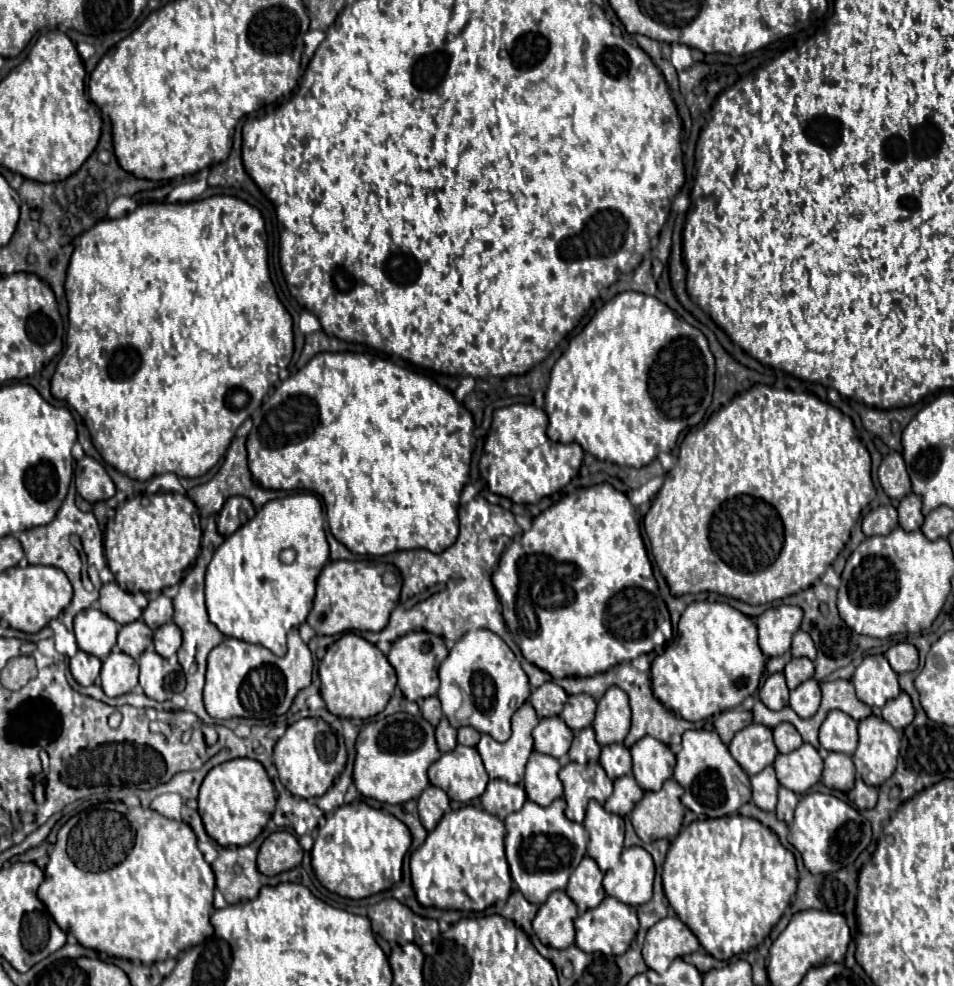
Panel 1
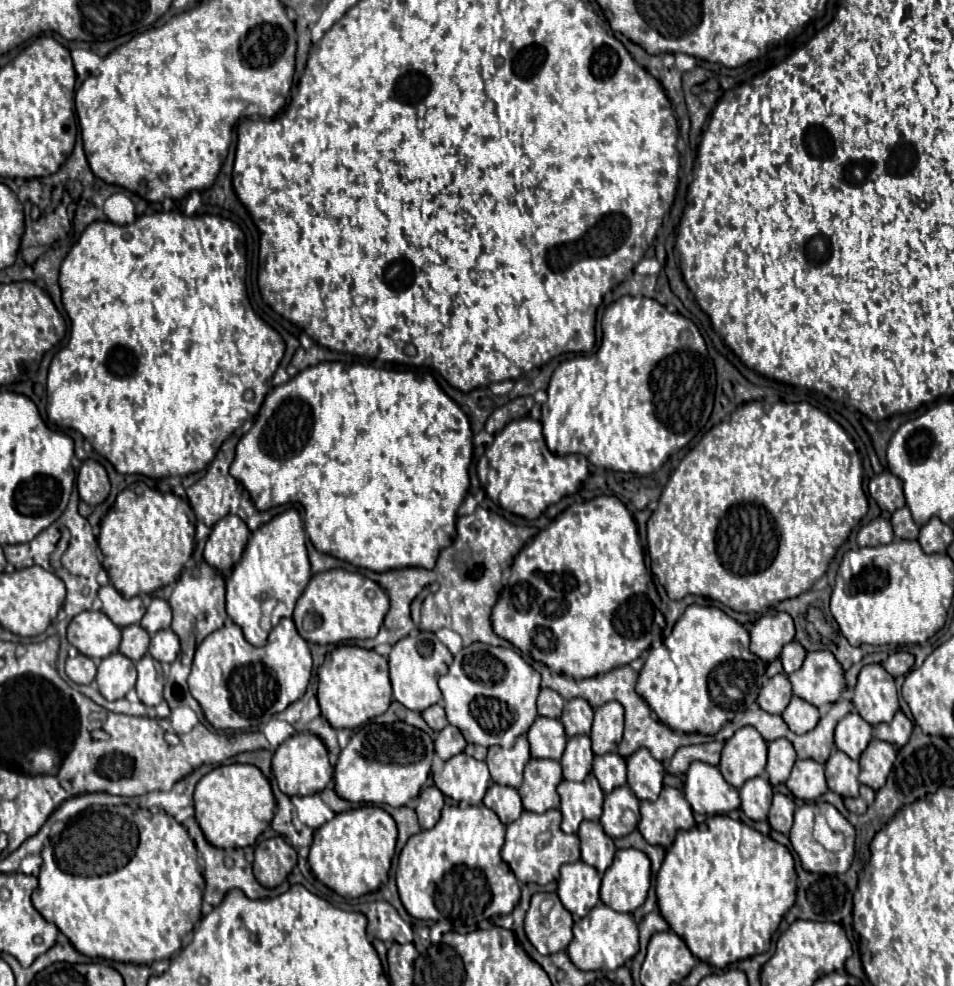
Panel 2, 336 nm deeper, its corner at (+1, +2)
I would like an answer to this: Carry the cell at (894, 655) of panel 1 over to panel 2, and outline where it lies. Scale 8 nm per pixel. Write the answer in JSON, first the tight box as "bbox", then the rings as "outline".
{"bbox":[883,650,915,676],"outline":[[[901,650],[901,652],[891,654],[891,656],[883,662],[883,668],[885,668],[891,676],[903,676],[903,674],[907,674],[907,672],[913,668],[913,662],[915,662],[913,654]]]}

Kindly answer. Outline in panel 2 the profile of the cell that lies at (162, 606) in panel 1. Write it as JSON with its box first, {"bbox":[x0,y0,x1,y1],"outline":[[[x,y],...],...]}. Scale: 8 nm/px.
{"bbox":[141,598,171,634],"outline":[[[153,598],[153,602],[149,604],[143,620],[141,620],[141,626],[149,632],[149,634],[155,634],[163,628],[169,628],[171,624],[171,606],[165,598]]]}

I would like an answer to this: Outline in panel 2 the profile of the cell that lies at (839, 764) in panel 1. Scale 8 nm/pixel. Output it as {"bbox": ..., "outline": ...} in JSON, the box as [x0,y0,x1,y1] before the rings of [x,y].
{"bbox":[825,750,859,796],"outline":[[[833,750],[829,760],[825,762],[825,776],[829,790],[841,796],[859,796],[859,764],[851,760],[845,752]]]}

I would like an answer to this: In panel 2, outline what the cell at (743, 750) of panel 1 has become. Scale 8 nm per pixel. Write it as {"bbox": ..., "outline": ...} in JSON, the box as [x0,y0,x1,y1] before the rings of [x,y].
{"bbox":[719,726,767,788],"outline":[[[753,726],[737,730],[725,742],[719,770],[731,786],[741,788],[749,778],[763,774],[765,766],[767,766],[767,742]]]}

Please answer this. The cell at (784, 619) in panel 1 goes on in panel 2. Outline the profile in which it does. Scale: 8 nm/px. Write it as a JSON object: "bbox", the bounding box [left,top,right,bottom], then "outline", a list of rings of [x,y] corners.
{"bbox":[751,612,795,662],"outline":[[[787,612],[763,614],[751,628],[751,652],[765,662],[773,662],[781,656],[783,646],[793,638],[795,626]]]}

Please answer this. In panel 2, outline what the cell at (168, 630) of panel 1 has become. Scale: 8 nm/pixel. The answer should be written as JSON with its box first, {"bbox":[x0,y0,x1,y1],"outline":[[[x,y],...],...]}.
{"bbox":[149,628,179,664],"outline":[[[165,628],[163,632],[157,632],[151,638],[149,652],[155,660],[171,664],[177,658],[177,652],[179,652],[179,638],[175,636],[175,632],[171,628]]]}

